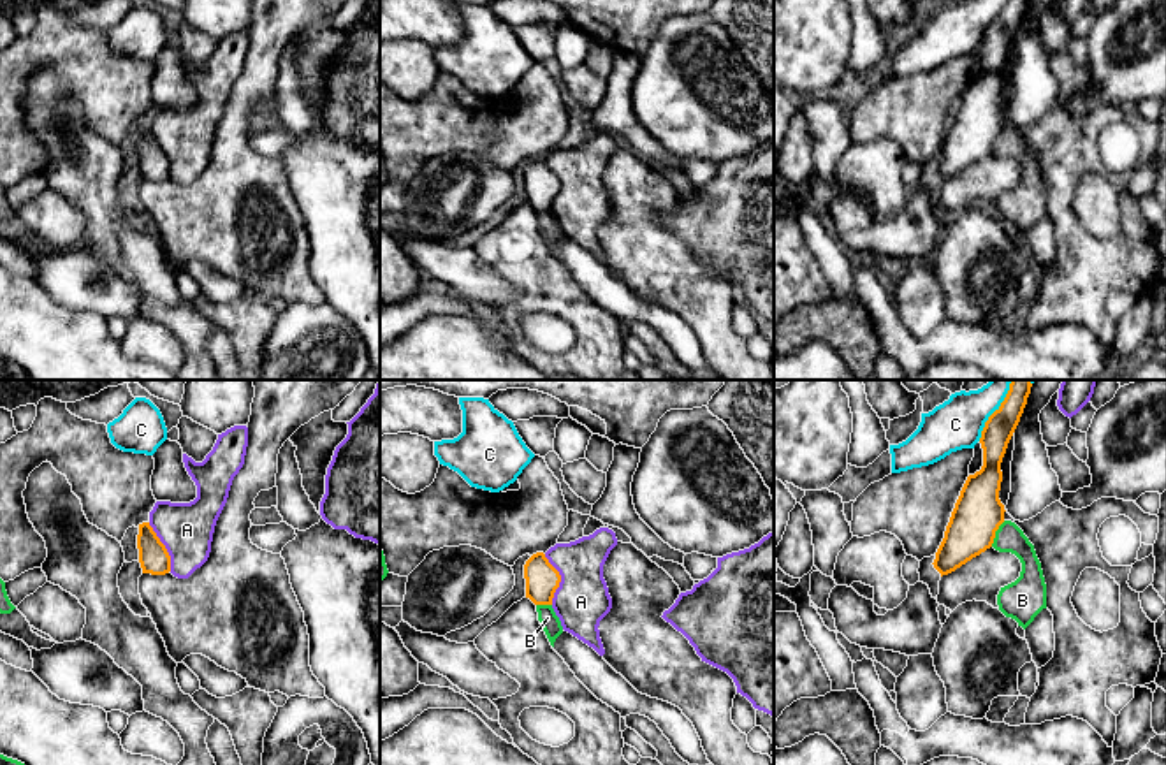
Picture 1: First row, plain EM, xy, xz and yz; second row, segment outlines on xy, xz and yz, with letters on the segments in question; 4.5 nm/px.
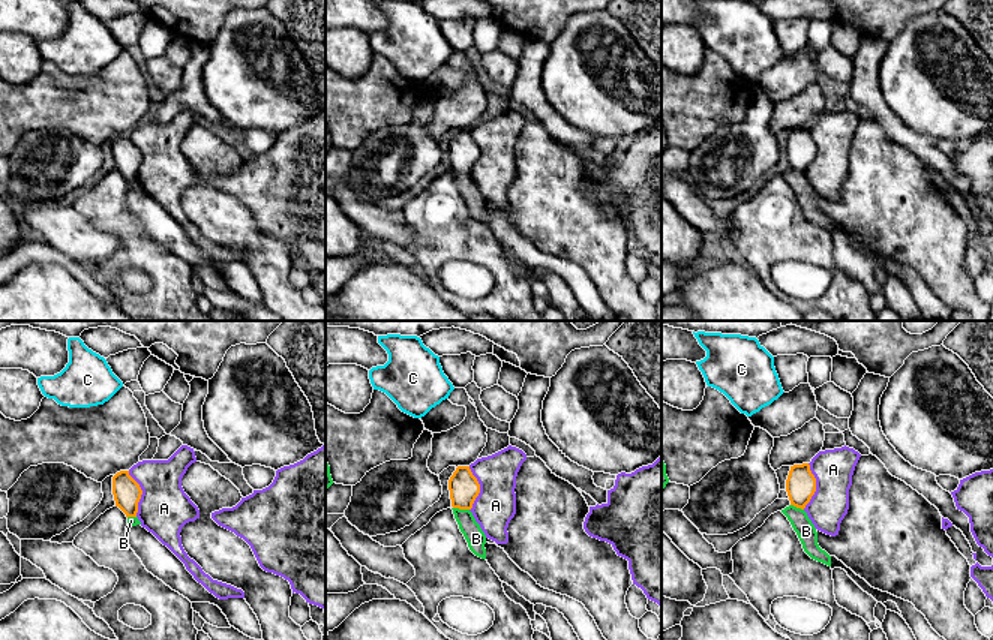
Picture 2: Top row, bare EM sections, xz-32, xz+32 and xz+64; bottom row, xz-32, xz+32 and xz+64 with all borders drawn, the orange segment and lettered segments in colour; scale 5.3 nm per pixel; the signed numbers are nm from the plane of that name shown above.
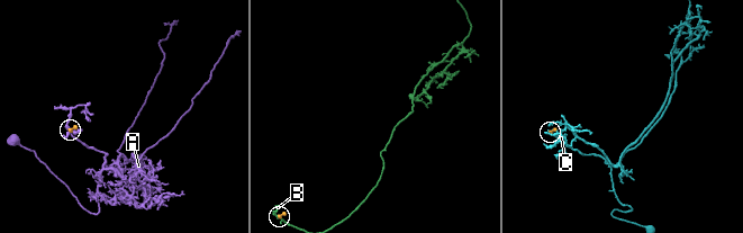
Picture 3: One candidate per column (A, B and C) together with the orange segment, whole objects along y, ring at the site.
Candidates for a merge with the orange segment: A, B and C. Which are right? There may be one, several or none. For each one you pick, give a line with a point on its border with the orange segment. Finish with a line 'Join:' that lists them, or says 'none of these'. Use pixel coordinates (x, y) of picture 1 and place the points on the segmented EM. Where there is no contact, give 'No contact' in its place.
Join: none of these

